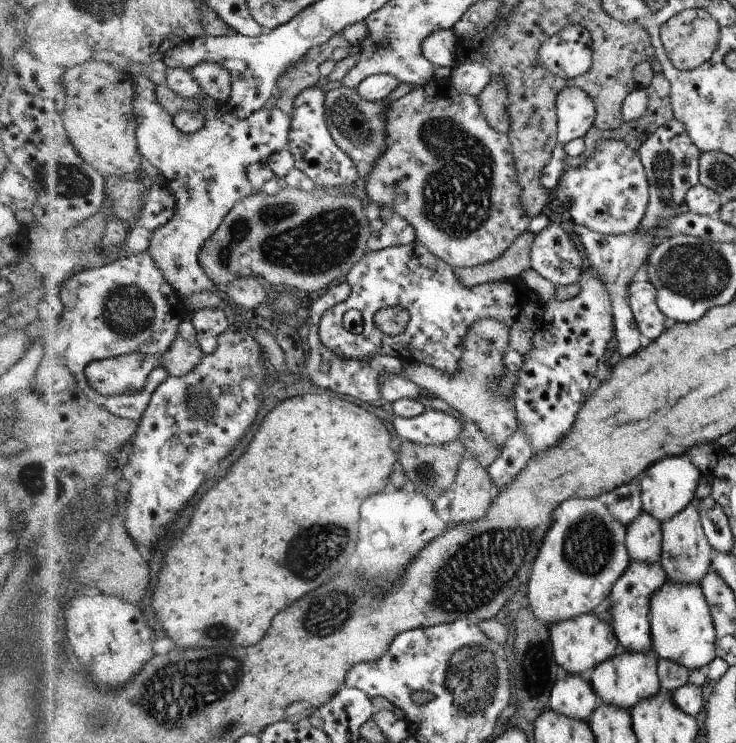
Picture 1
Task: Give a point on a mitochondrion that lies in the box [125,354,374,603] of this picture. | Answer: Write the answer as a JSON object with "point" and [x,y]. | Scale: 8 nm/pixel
{"point":[310,548]}

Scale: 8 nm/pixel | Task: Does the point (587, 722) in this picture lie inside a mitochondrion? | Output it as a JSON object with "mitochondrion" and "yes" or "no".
{"mitochondrion":"no"}

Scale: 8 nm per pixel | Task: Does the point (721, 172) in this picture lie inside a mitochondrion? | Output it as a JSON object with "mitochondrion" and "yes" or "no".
{"mitochondrion":"yes"}

